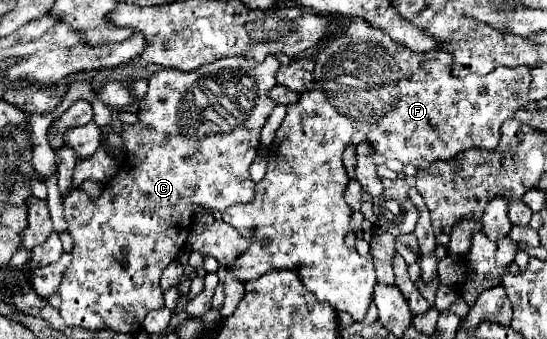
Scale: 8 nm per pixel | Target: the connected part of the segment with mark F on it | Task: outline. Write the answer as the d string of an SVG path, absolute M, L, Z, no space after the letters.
M352 17L346 23L346 29L340 37L332 39L316 57L316 67L314 67L314 87L310 91L300 93L298 103L286 105L286 117L284 123L280 125L280 129L276 131L276 139L272 141L270 149L268 149L268 171L266 177L262 181L256 183L256 199L244 205L232 205L230 209L226 209L222 213L222 219L230 225L234 225L234 229L238 229L238 233L242 233L242 237L246 237L246 241L250 243L250 247L228 267L232 277L246 283L246 281L254 281L258 277L262 277L268 271L274 269L290 269L296 271L300 281L304 283L304 287L308 287L318 301L328 301L336 311L346 311L354 317L354 321L362 321L368 313L368 305L372 299L372 291L376 285L376 273L374 273L374 261L372 255L358 255L356 249L348 249L344 243L346 233L350 231L350 213L352 209L348 207L348 203L344 201L344 187L348 183L348 175L342 163L342 151L346 147L346 143L350 141L350 137L354 135L354 131L362 131L370 137L370 143L376 147L376 151L380 155L384 155L386 159L398 159L404 165L410 163L416 169L426 169L428 165L432 165L434 161L448 161L454 159L458 153L466 151L466 149L496 149L498 141L500 141L500 127L506 119L514 117L514 111L518 107L524 107L530 103L528 97L528 87L530 87L530 69L528 67L498 67L488 75L470 75L470 77L454 77L450 73L450 57L446 57L446 53L442 53L440 49L432 49L432 51L424 51L424 53L416 53L406 49L404 45L398 45L394 41L390 41L390 37L386 37L386 33L382 33L382 29L374 29L372 25L366 25L366 21Z

